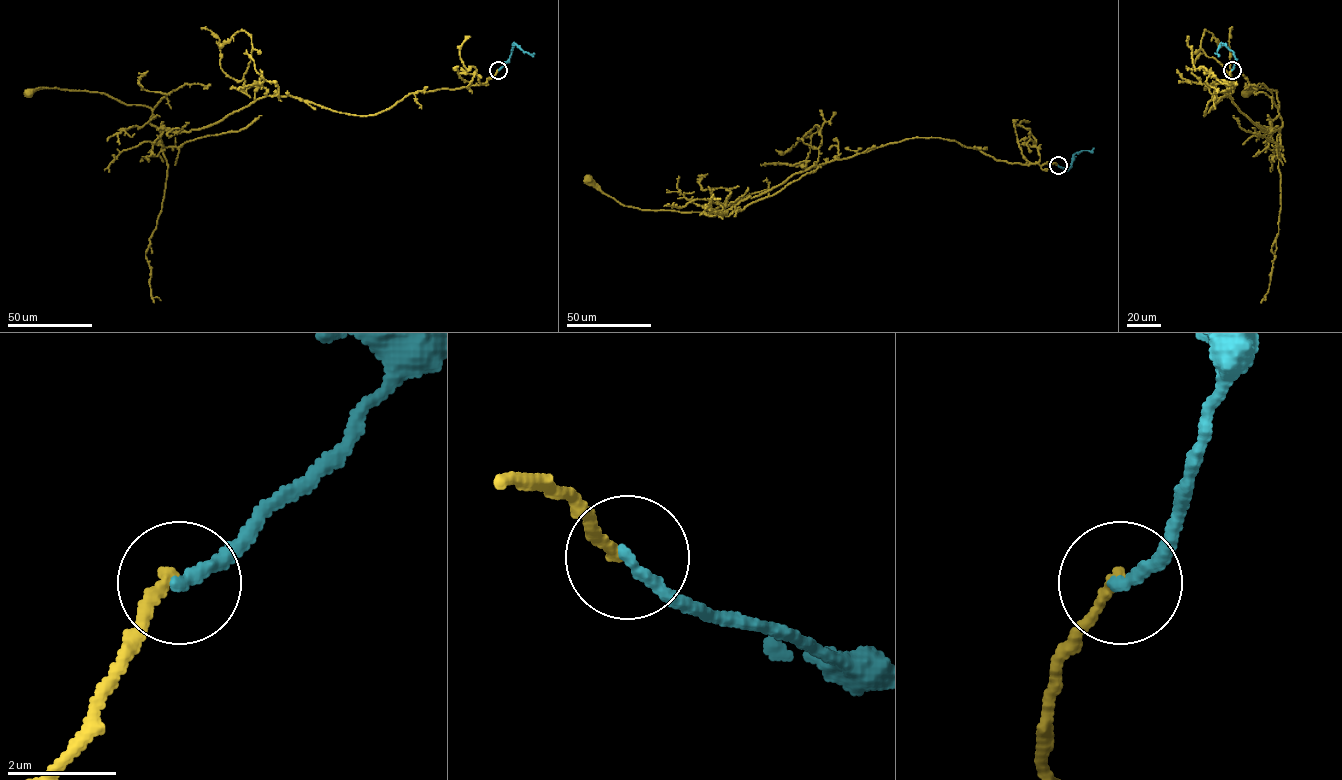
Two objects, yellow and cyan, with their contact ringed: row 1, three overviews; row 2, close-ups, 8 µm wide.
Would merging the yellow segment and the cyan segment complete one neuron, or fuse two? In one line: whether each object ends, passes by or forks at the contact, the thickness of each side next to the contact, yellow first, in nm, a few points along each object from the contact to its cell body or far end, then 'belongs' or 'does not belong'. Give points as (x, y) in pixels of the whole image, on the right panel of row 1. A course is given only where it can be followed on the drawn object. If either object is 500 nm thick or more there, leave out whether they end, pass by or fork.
yellow ends | cyan ends | 200/240 nm | yellow via (1232, 70), (1231, 87), (1214, 93), (1204, 115), (1229, 95), (1263, 131), (1279, 130), (1276, 91), (1245, 93) | cyan via (1232, 70), (1235, 60), (1232, 51), (1221, 42), (1218, 54), (1214, 53) | does not belong

